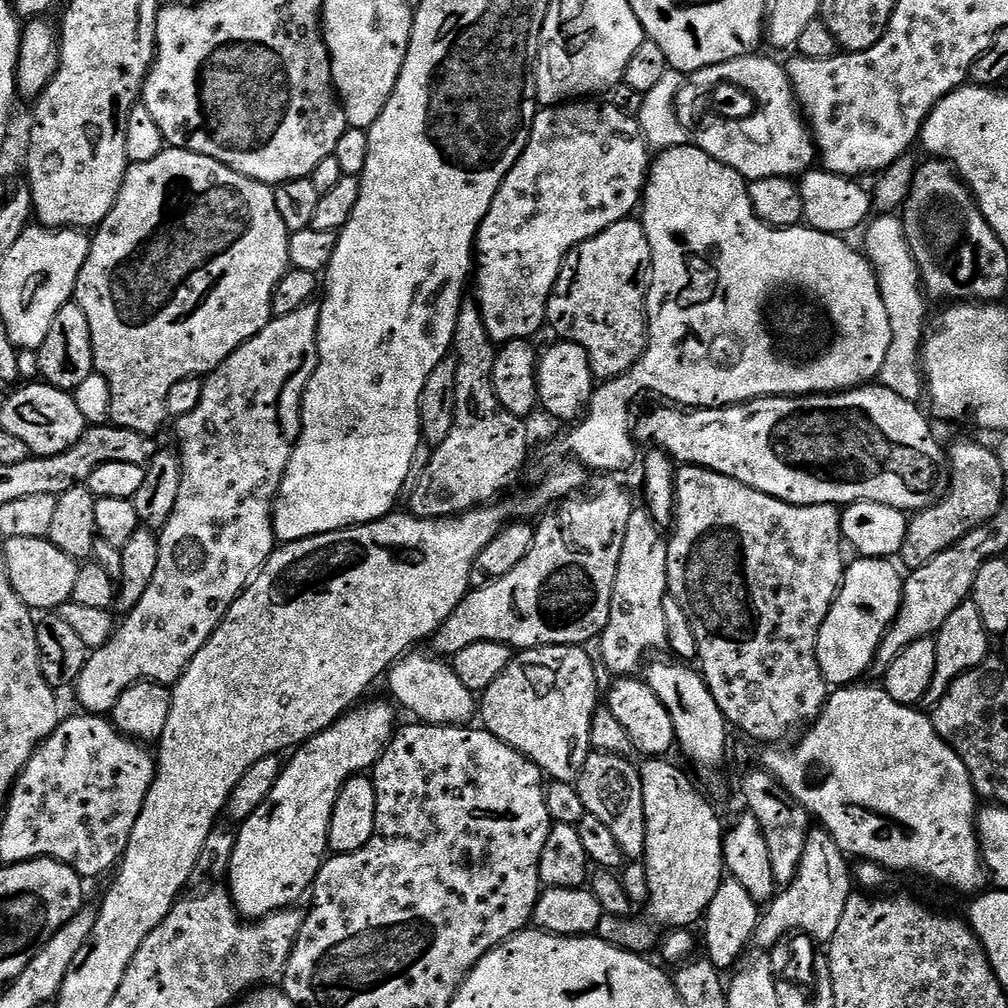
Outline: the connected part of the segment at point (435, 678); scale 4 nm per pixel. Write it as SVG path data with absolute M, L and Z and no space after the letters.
M416 650L401 656L388 669L386 681L388 680L388 688L392 691L391 699L401 709L404 707L406 711L413 712L416 715L413 717L421 724L467 725L471 721L468 719L477 715L477 697L466 686L462 686L462 681L458 679L451 663L428 656L423 656L420 650Z

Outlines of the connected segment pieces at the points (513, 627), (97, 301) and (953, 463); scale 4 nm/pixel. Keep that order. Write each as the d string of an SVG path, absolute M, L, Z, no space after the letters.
M608 474L601 475L591 481L583 494L559 501L544 514L549 516L542 517L540 524L535 525L534 542L526 558L522 558L522 562L518 562L518 566L514 566L514 570L503 578L481 588L472 588L454 614L450 614L450 618L446 618L435 636L431 637L431 651L437 657L451 658L458 654L458 650L466 650L466 646L474 642L498 642L513 650L523 650L559 644L584 646L587 640L595 641L604 631L606 622L610 622L618 558L622 558L622 542L626 542L626 526L634 507L627 490L616 480L619 479Z
M168 146L162 154L158 154L158 158L150 158L150 162L129 163L120 193L114 202L114 210L106 214L91 237L90 254L86 258L86 266L82 266L78 274L74 297L74 303L86 310L86 319L90 322L94 369L102 374L102 378L106 378L110 386L111 423L126 430L138 430L138 434L155 437L156 431L164 423L169 423L166 398L170 398L170 389L176 383L182 382L182 378L211 374L219 364L226 362L226 358L230 358L230 354L234 354L234 350L238 350L268 325L268 321L273 319L274 292L281 278L290 271L292 263L289 235L286 222L278 212L278 202L274 202L273 189L246 174L238 174L233 168L214 158Z
M956 444L950 448L950 487L948 493L936 504L915 513L909 519L906 530L906 542L902 546L899 559L904 560L903 567L911 570L926 566L930 558L942 554L954 546L970 530L979 528L988 520L993 520L1005 507L1002 464L997 453L984 444Z

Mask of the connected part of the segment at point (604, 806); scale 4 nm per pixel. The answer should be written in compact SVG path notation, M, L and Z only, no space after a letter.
M591 751L586 758L586 766L582 766L580 777L574 781L576 792L581 796L584 803L584 811L589 816L599 818L601 822L606 822L614 834L614 839L618 841L618 846L622 846L622 854L625 861L636 862L643 857L644 839L646 838L646 822L643 818L643 796L642 778L640 769L633 761L626 756L615 756L609 752Z

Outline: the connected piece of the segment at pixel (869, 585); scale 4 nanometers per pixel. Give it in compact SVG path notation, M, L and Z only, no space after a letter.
M860 558L853 565L845 567L844 580L840 584L840 592L836 601L830 606L830 614L826 614L826 622L822 622L818 634L816 657L822 670L824 680L830 686L852 686L863 672L867 673L874 662L874 654L886 634L886 630L894 622L900 612L900 597L904 595L902 572L895 568L891 559L874 560Z

